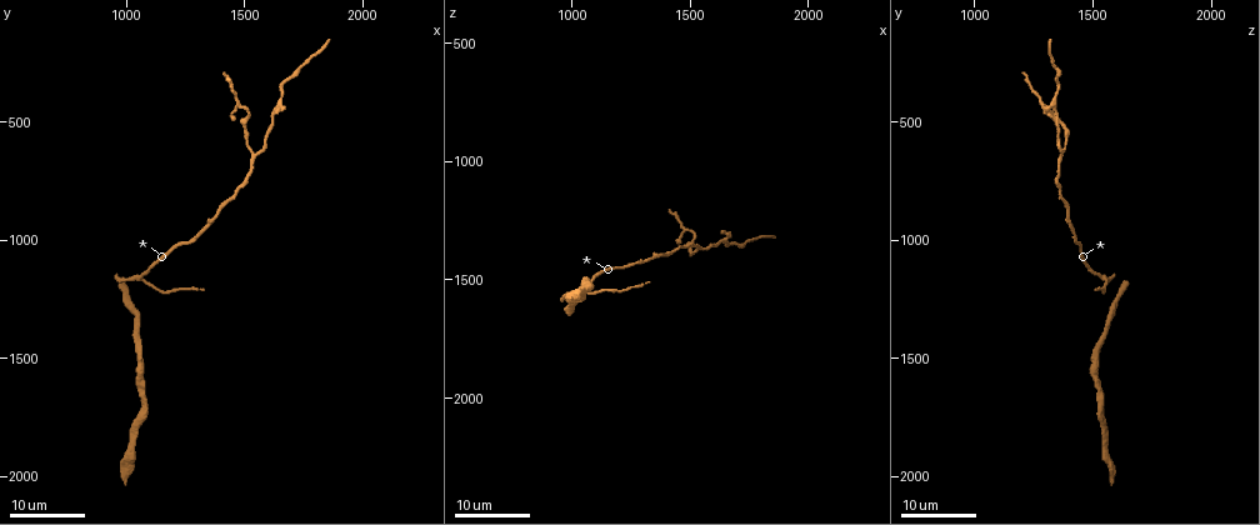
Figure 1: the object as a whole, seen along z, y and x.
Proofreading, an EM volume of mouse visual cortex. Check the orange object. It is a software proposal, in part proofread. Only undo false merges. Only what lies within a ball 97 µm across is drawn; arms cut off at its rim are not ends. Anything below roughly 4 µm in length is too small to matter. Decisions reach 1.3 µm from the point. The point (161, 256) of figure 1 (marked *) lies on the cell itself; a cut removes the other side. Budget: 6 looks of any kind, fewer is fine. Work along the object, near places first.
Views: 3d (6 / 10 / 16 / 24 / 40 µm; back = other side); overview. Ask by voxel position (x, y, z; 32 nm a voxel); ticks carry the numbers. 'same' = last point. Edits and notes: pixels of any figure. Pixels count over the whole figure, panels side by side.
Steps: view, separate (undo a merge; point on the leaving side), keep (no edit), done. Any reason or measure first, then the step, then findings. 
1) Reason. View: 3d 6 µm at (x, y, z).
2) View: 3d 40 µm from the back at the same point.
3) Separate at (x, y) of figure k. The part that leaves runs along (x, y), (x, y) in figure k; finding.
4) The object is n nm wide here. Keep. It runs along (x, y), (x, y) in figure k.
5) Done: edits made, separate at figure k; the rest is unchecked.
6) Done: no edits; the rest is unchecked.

Arms part here. View: 3d 24 µm at (1540, 630, 1370).

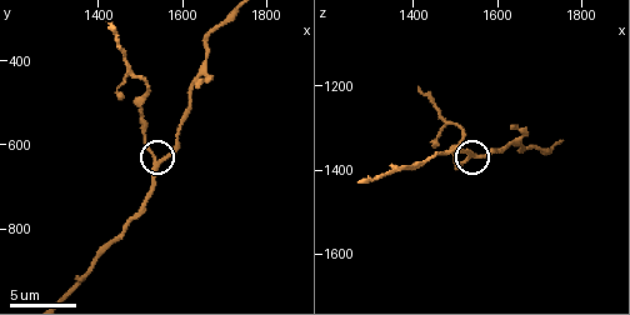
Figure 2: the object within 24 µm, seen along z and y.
View: 3d 6 µm at (1545, 640, 1370).

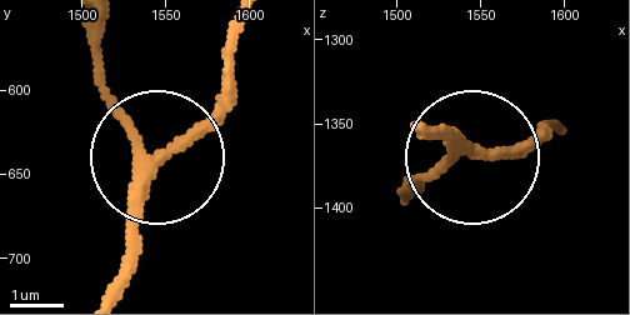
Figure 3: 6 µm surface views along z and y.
From behind. View: 3d 6 µm from the back at (1538, 640, 1368).

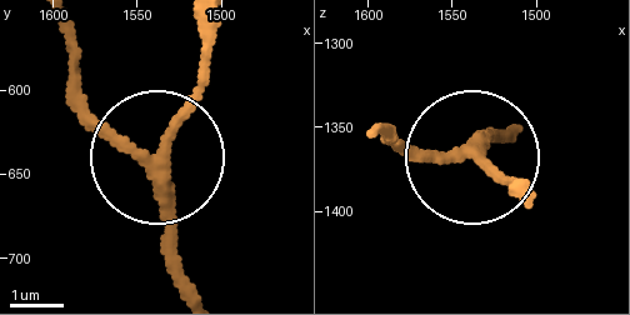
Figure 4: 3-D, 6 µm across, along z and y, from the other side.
The object is 230 nm wide here. Keep. All the same cell.

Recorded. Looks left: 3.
Calibre changes. View: 3d 24 µm at (1630, 460, 1350).

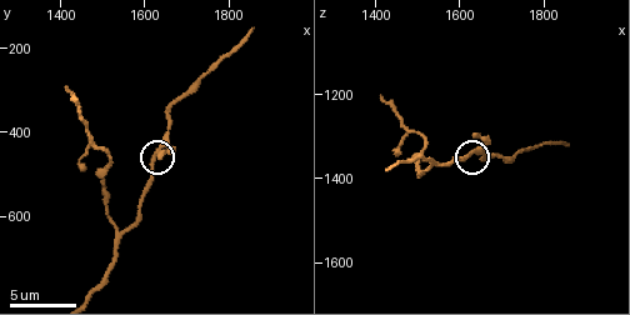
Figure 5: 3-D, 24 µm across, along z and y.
View: 3d 10 µm at the same point.

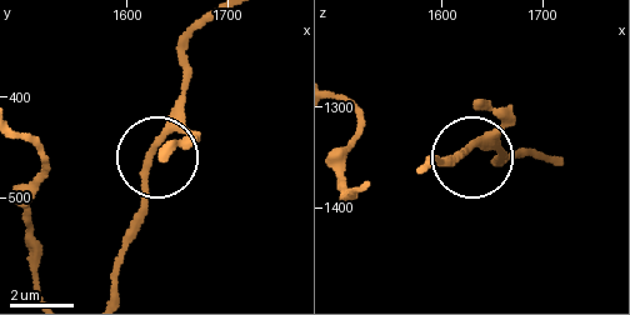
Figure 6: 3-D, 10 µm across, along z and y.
Keep. It runs along (109, 288), (141, 199), (144, 168), (186, 81) in figure 6; all the same cell.

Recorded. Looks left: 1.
Thick turns thin. View: 3d 10 µm at (1475, 780, 1360).

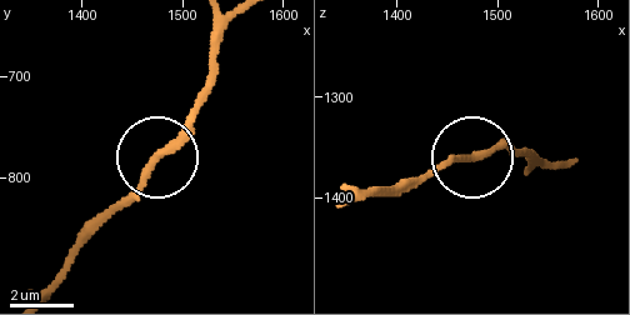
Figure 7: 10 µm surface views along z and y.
Keep. Continuous, no second cell.

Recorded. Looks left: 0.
Done: no edits; the rest is unchecked.

